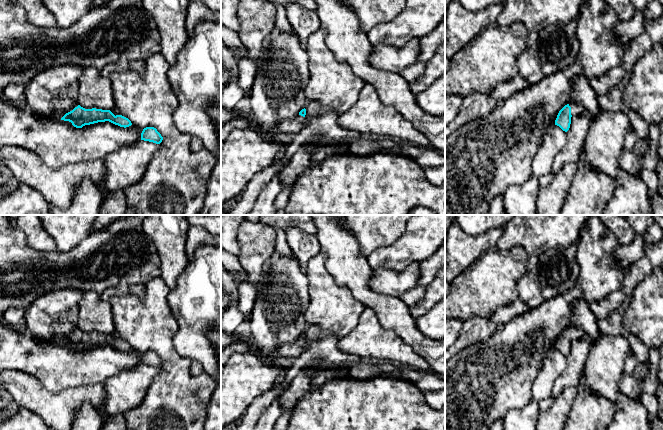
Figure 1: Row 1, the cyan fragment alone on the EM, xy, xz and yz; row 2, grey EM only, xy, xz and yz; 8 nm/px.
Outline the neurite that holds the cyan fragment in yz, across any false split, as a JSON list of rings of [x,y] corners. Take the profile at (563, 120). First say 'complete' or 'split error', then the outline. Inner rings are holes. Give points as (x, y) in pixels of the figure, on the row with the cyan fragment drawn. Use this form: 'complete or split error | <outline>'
split error | [[[569,103],[565,105],[558,113],[555,120],[555,125],[559,126],[563,131],[567,132],[570,128],[571,117],[584,114],[585,108],[576,103]]]

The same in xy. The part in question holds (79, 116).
split error | [[[78,103],[74,104],[71,110],[66,114],[61,114],[58,112],[53,113],[50,118],[55,119],[60,117],[61,120],[69,121],[76,128],[82,128],[85,125],[90,125],[98,122],[109,121],[120,127],[129,127],[132,125],[131,121],[122,116],[114,115],[110,110],[102,109],[85,109],[81,107]]]

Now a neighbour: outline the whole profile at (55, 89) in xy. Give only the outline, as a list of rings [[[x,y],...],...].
[[[67,64],[49,67],[38,73],[25,85],[24,105],[41,119],[60,120],[61,117],[52,119],[50,116],[55,112],[66,114],[77,103],[82,72],[80,66]]]

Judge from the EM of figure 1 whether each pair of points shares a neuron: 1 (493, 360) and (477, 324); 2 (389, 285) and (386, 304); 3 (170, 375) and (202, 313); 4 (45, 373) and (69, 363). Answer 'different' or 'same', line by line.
1: different
2: different
3: different
4: same

